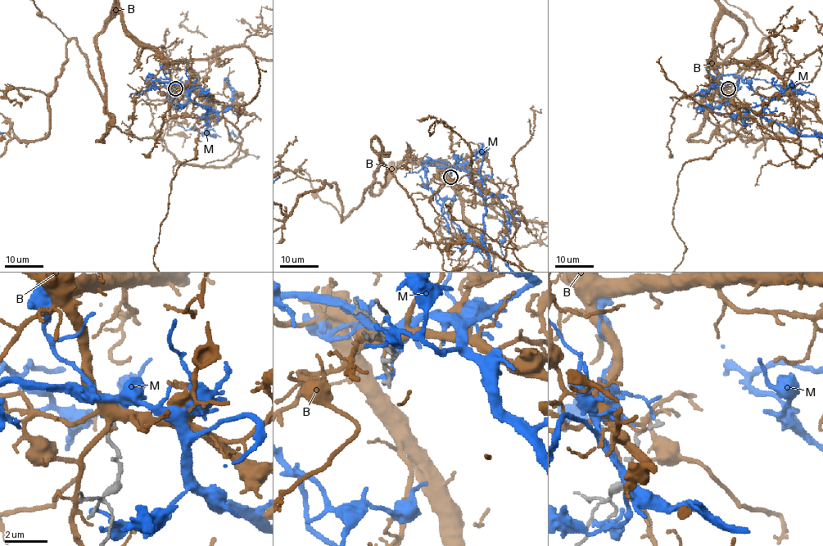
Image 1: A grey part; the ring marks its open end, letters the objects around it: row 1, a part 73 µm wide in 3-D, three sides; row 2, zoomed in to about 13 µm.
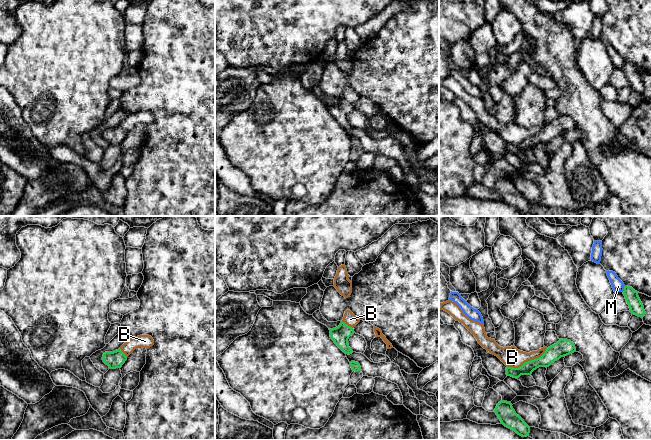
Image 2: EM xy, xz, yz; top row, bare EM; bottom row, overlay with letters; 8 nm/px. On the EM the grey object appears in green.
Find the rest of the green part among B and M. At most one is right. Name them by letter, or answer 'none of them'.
none of them

